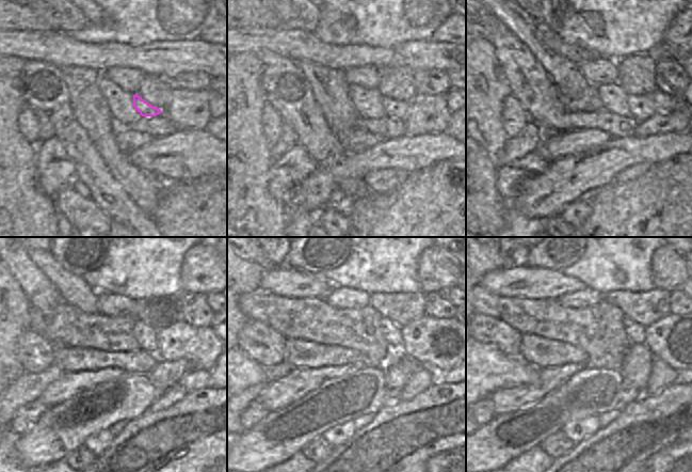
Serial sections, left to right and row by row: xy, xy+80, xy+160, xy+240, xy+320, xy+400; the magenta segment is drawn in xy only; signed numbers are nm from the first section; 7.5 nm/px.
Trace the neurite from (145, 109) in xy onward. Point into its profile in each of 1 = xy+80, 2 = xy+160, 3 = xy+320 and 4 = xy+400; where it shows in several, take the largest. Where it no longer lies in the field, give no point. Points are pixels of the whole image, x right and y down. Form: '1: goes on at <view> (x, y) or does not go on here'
1: goes on at xy+80 (395, 109)
2: goes on at xy+160 (642, 107)
3: goes on at xy+320 (440, 345)
4: goes on at xy+400 (682, 342)

